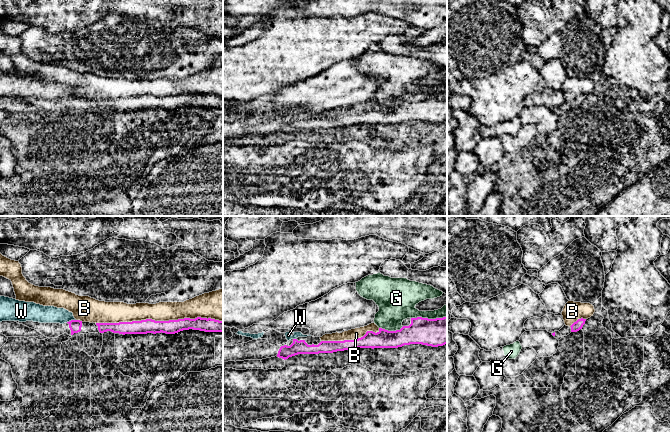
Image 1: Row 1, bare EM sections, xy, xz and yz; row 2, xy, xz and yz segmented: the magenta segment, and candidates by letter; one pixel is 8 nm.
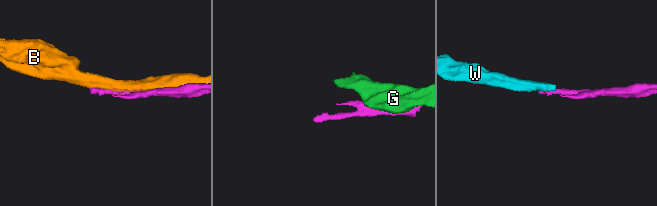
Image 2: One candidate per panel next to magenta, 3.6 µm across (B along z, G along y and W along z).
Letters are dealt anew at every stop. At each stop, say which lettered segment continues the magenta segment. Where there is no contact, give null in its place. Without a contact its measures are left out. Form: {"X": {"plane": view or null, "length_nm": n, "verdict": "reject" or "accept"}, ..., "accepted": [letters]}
{"B": {"plane": "xy", "length_nm": 1000, "verdict": "reject"}, "G": {"plane": "xz", "length_nm": 280, "verdict": "reject"}, "W": {"plane": "xy", "length_nm": 80, "verdict": "reject"}, "accepted": []}

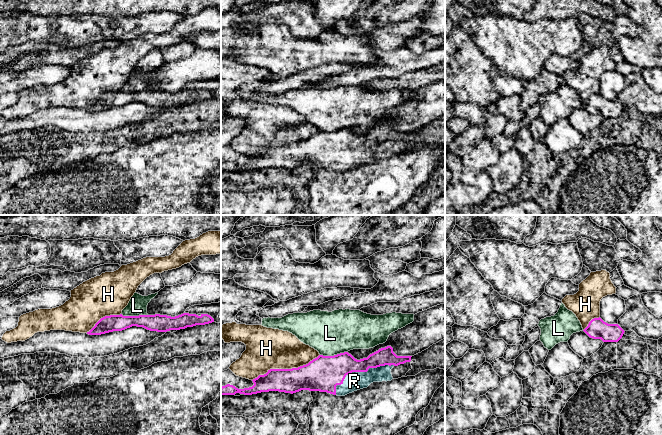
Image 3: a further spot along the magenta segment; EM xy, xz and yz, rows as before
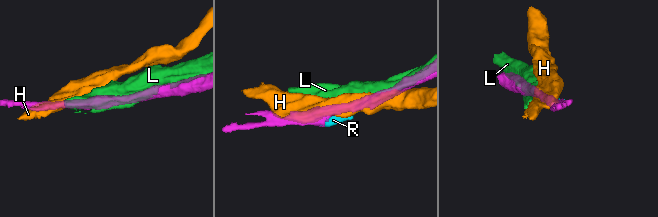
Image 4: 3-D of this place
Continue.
{"H": {"plane": "xz", "length_nm": 600, "verdict": "reject"}, "L": {"plane": "xz", "length_nm": 220, "verdict": "reject"}, "R": {"plane": "xz", "length_nm": 550, "verdict": "accept"}, "accepted": ["R"]}

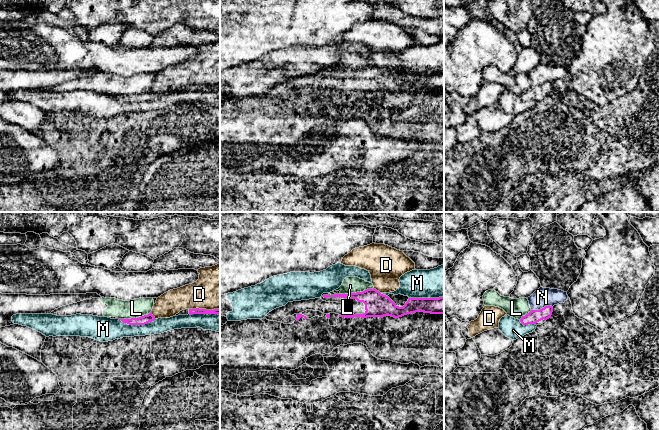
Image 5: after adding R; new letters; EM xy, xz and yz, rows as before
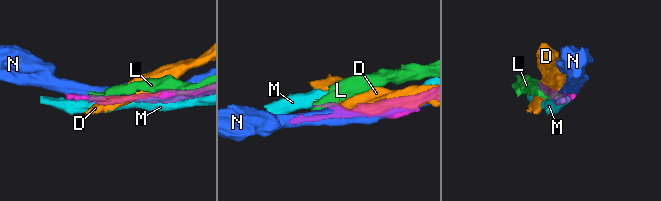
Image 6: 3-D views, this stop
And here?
{"D": {"plane": "xy", "length_nm": 240, "verdict": "reject"}, "L": {"plane": "xz", "length_nm": 200, "verdict": "reject"}, "M": {"plane": "xy", "length_nm": 300, "verdict": "reject"}, "N": {"plane": "yz", "length_nm": 180, "verdict": "reject"}, "accepted": []}

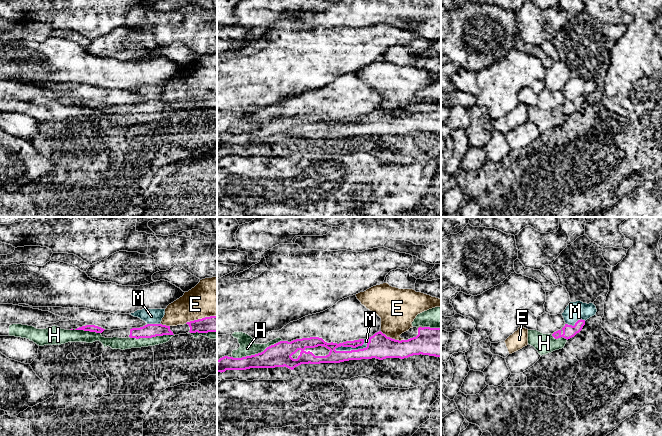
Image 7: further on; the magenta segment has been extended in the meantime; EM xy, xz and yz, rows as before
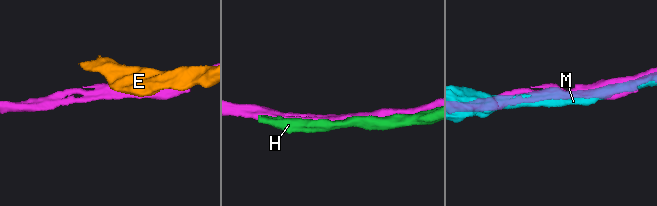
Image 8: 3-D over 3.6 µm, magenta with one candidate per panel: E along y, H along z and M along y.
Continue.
{"E": {"plane": "xy", "length_nm": 260, "verdict": "reject"}, "H": {"plane": "xz", "length_nm": 440, "verdict": "reject"}, "M": {"plane": "xz", "length_nm": 300, "verdict": "reject"}, "accepted": []}

